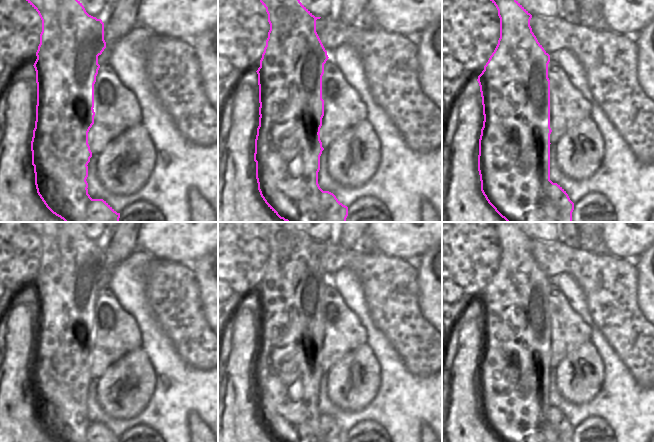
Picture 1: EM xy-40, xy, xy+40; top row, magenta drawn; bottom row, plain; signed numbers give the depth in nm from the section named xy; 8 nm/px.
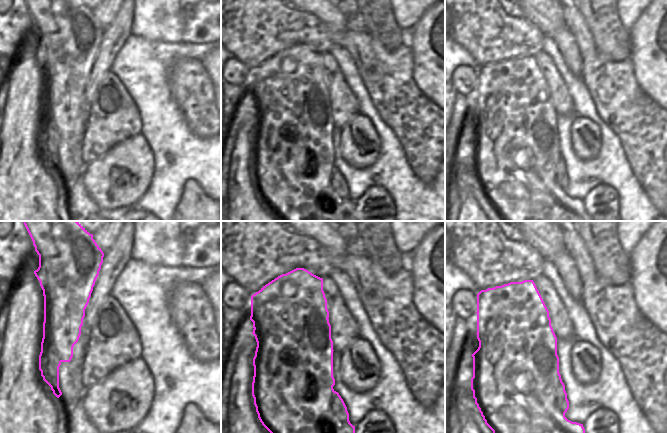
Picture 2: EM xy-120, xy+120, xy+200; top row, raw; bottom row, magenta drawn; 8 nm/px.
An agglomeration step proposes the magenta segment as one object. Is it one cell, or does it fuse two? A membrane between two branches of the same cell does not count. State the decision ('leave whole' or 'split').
split

